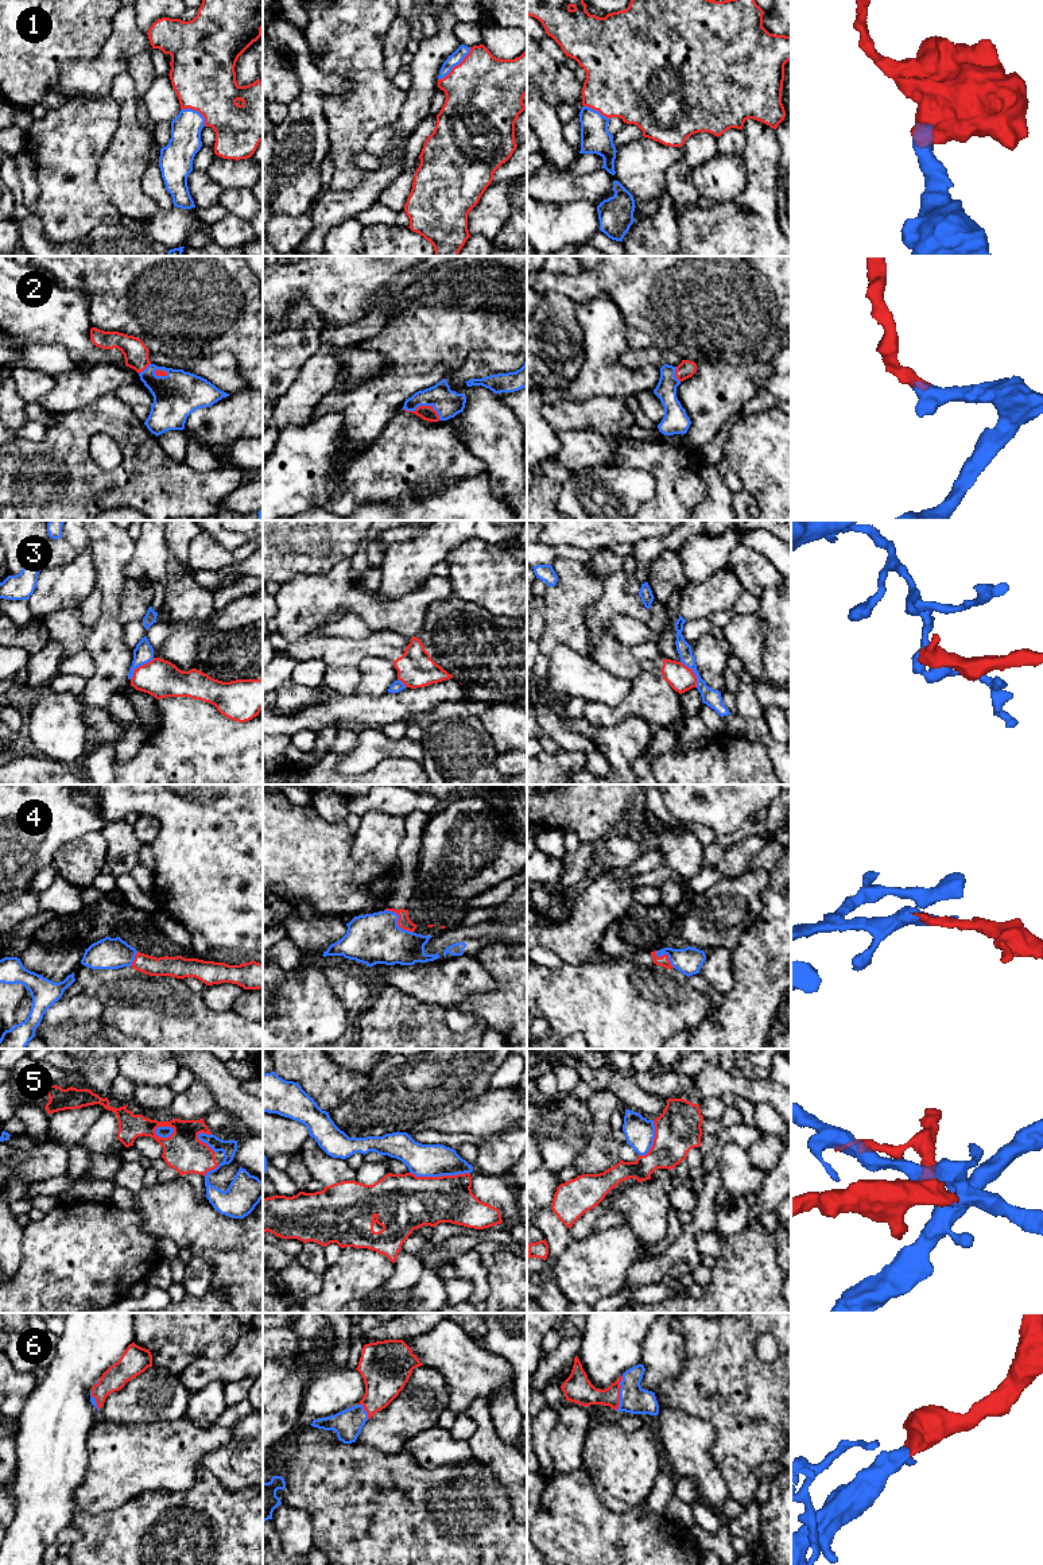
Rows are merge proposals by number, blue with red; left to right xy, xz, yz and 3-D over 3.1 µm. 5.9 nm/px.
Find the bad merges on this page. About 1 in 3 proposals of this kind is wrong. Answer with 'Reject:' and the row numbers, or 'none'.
Reject: 3, 5

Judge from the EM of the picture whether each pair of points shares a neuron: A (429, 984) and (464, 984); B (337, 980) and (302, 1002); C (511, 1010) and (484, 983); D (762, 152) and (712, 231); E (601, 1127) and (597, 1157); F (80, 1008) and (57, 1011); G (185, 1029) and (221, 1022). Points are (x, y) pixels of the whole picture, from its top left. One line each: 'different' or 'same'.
A: same
B: different
C: different
D: same
E: same
F: same
G: same

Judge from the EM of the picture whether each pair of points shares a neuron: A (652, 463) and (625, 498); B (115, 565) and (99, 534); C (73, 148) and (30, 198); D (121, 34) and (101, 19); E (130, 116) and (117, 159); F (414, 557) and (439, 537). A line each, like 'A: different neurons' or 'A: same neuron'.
A: different neurons
B: same neuron
C: different neurons
D: different neurons
E: same neuron
F: same neuron

